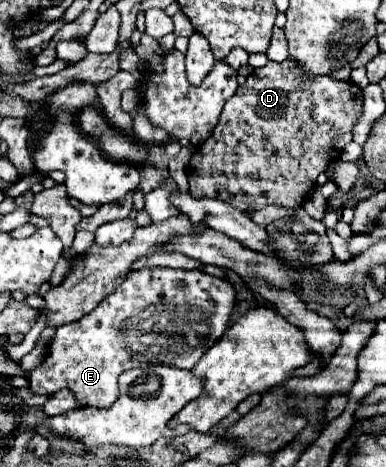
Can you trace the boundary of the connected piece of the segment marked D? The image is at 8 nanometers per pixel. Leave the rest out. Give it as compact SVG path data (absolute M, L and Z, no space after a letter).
M288 59L282 63L268 61L264 67L254 69L254 73L246 77L246 83L238 87L236 95L226 101L220 125L216 125L208 141L196 149L196 155L192 155L188 165L190 193L194 197L216 197L242 211L264 209L266 205L300 207L314 189L318 175L324 173L352 141L350 131L358 115L358 93L362 93L358 85L334 77L316 77L306 91L300 91Z

